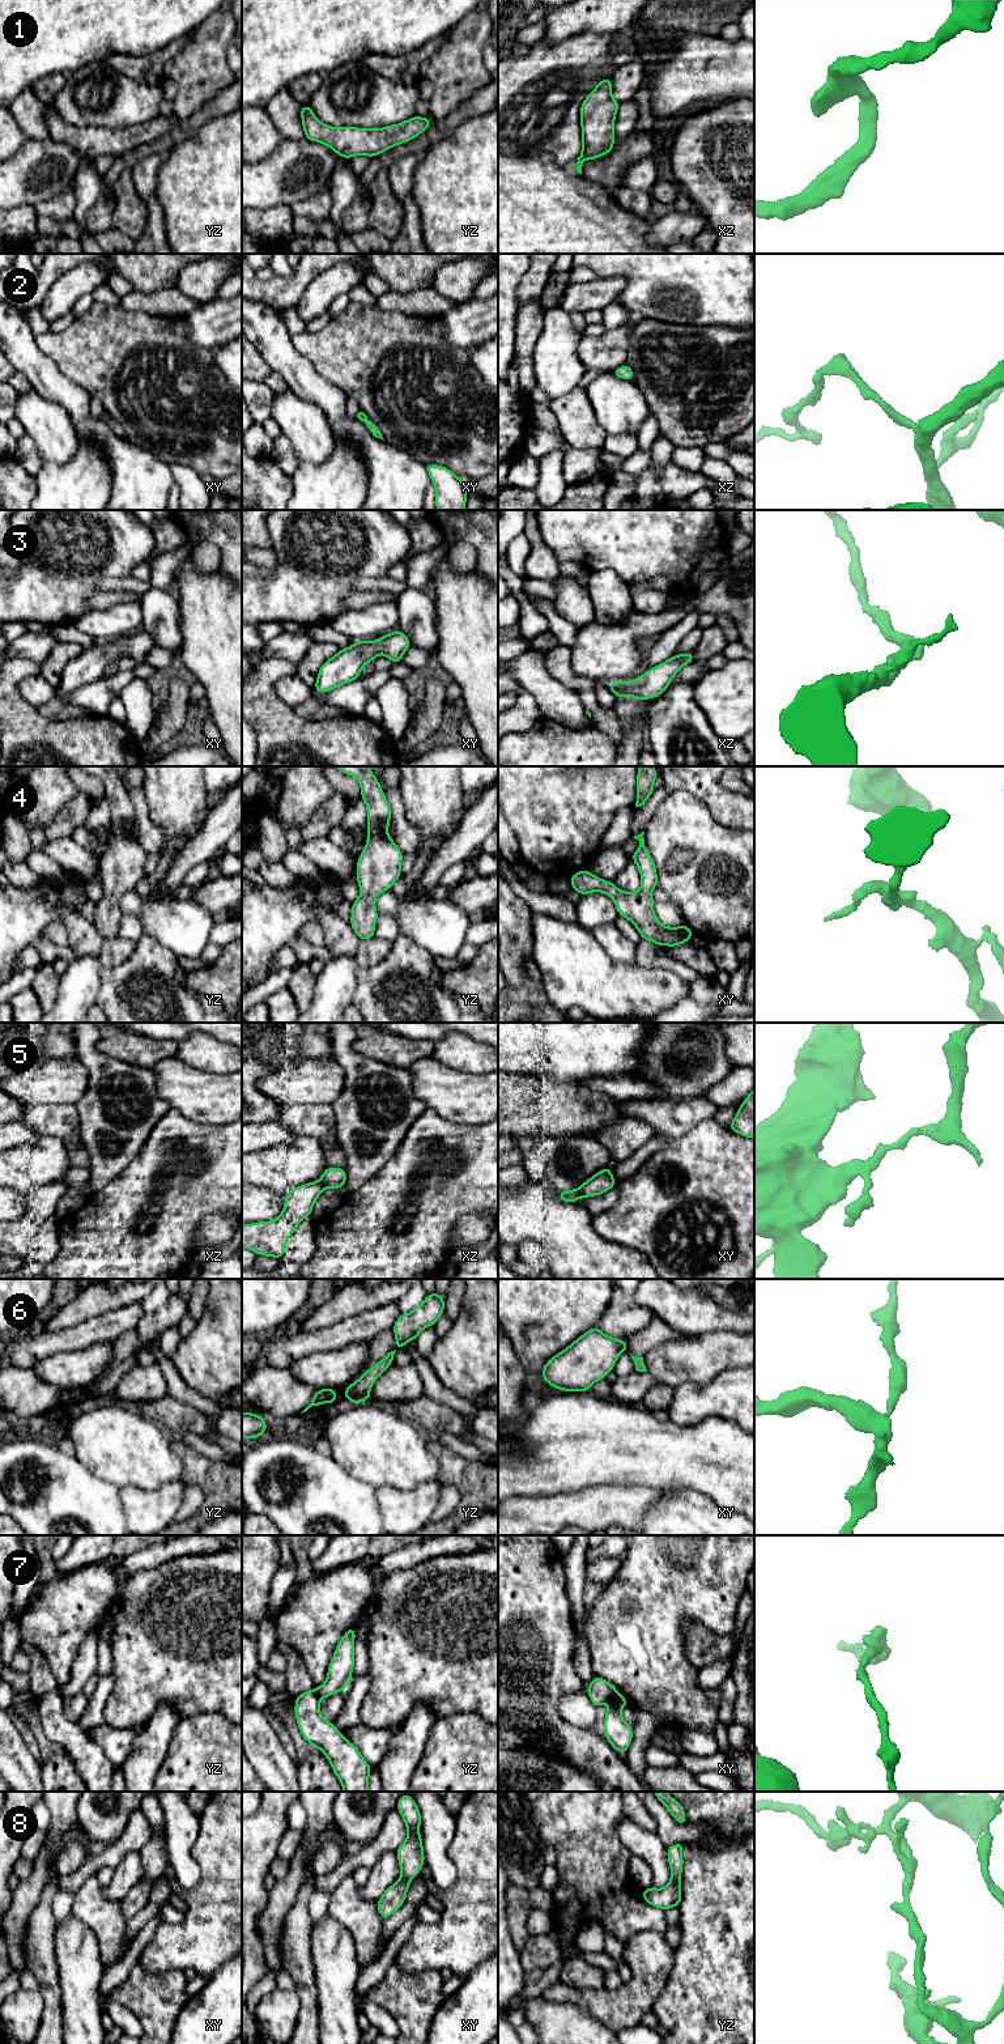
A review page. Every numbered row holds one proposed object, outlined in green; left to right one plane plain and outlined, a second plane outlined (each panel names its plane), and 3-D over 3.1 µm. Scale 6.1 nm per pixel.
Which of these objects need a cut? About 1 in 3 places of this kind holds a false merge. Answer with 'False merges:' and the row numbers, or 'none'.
False merges: 5, 7

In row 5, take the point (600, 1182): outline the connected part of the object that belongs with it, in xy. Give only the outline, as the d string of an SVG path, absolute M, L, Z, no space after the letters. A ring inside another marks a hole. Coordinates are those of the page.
M613 1161L611 1164L614 1164ZM609 1164L609 1165L611 1165ZM609 1165L579 1186L579 1198L590 1198L607 1193L609 1189L617 1186Z

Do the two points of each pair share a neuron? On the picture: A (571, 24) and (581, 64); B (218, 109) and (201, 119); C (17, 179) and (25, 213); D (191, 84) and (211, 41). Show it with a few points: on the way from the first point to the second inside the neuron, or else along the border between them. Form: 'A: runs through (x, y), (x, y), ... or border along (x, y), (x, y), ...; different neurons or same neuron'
A: border along (604, 33), (583, 32), (556, 43), (544, 41); different neurons
B: runs through (215, 109), (205, 115); same neuron
C: border along (33, 205), (16, 205), (13, 208); different neurons
D: runs through (199, 73), (205, 51); same neuron

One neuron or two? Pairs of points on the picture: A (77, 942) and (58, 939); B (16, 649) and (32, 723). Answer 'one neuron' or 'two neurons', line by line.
A: two neurons
B: two neurons

